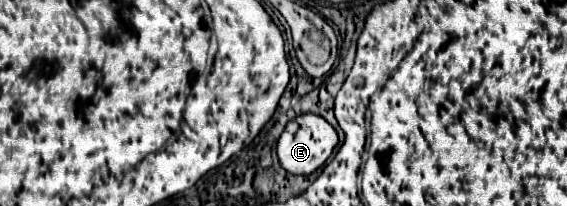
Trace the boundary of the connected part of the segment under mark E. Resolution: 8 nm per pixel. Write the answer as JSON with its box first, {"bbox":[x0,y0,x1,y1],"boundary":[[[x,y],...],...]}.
{"bbox":[276,114,338,174],"boundary":[[[300,114],[284,126],[284,130],[278,138],[276,152],[278,152],[280,166],[286,172],[290,172],[290,174],[312,174],[314,170],[318,170],[330,158],[336,144],[338,144],[338,134],[322,116]]]}

